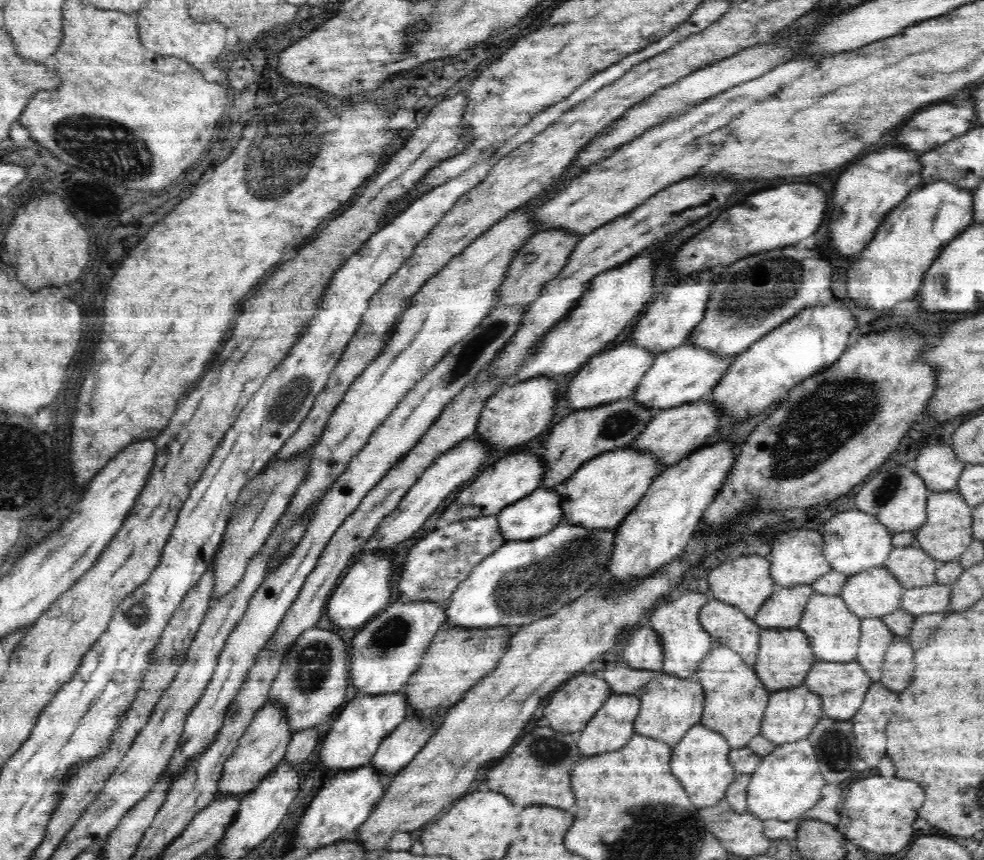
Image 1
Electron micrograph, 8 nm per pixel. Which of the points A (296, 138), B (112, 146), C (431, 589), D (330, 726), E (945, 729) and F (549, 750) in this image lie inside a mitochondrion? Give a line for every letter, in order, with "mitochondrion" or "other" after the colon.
A: mitochondrion
B: mitochondrion
C: other
D: other
E: other
F: mitochondrion

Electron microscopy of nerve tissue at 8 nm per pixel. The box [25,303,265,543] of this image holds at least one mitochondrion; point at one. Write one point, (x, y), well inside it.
(62, 474)

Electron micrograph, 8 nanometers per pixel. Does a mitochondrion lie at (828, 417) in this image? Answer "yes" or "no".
yes

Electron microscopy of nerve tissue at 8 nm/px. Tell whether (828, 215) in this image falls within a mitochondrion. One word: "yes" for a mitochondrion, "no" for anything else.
no

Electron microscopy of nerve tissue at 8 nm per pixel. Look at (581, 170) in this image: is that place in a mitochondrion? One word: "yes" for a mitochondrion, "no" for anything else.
no

